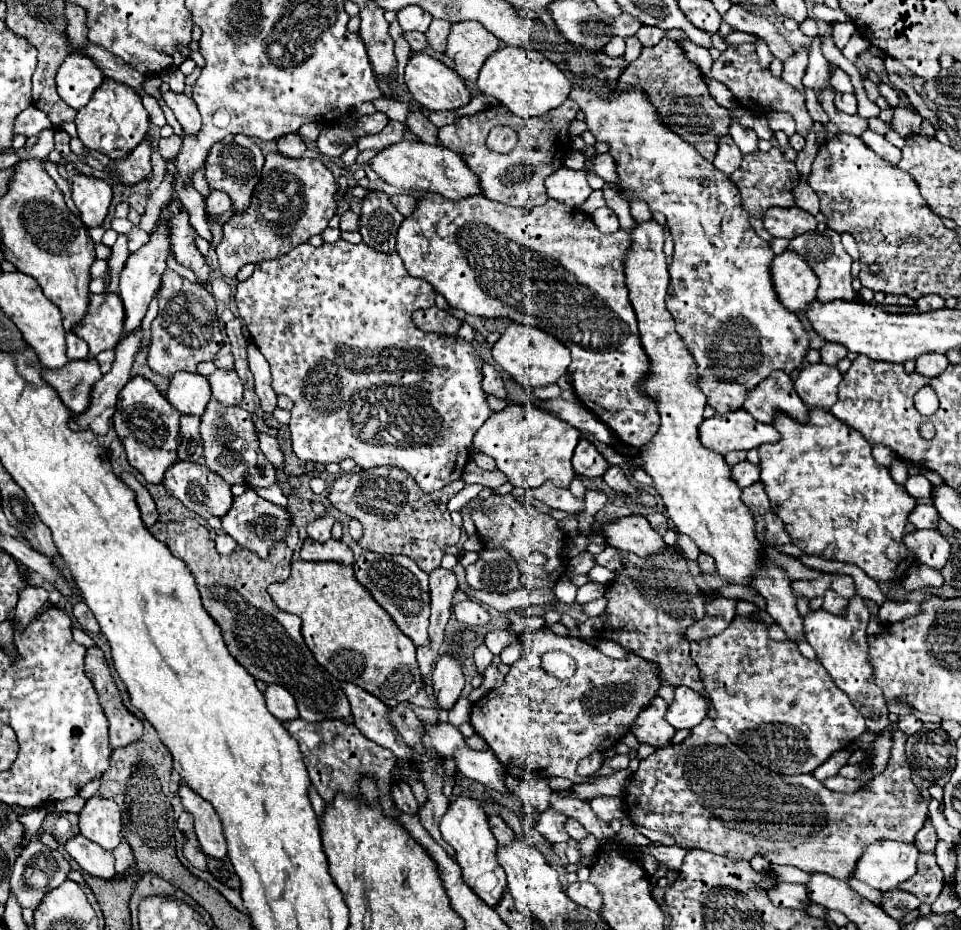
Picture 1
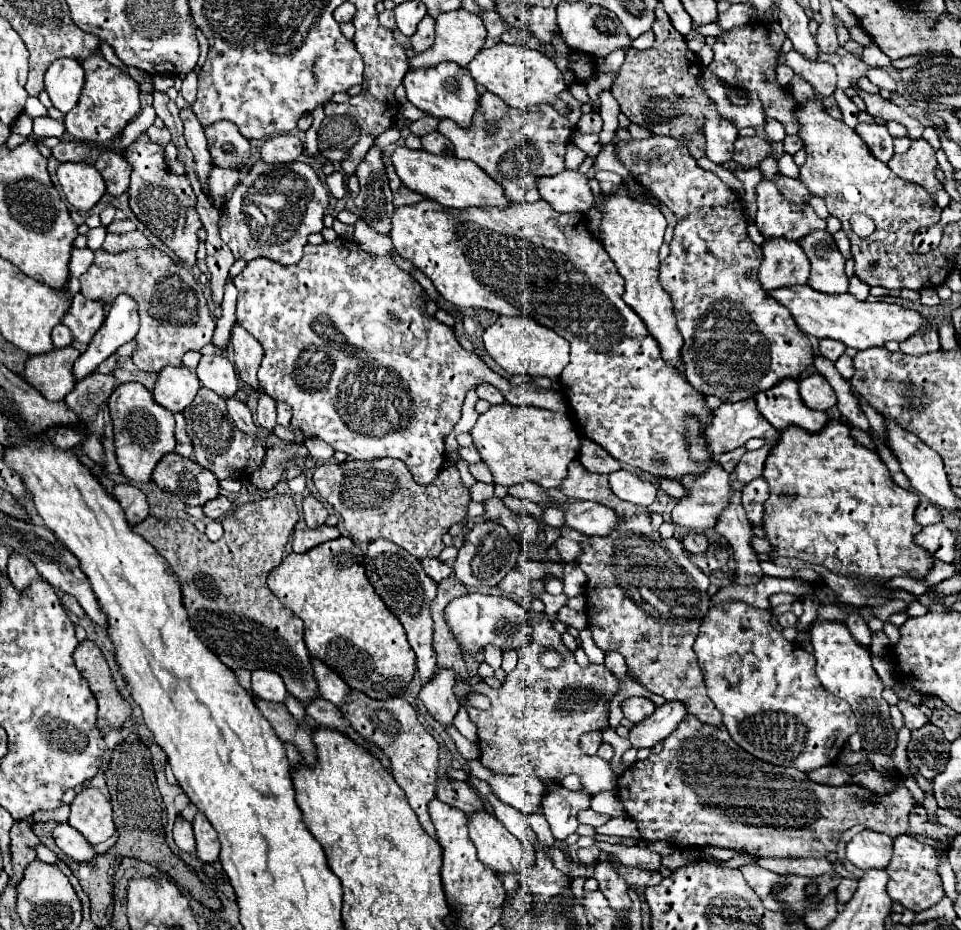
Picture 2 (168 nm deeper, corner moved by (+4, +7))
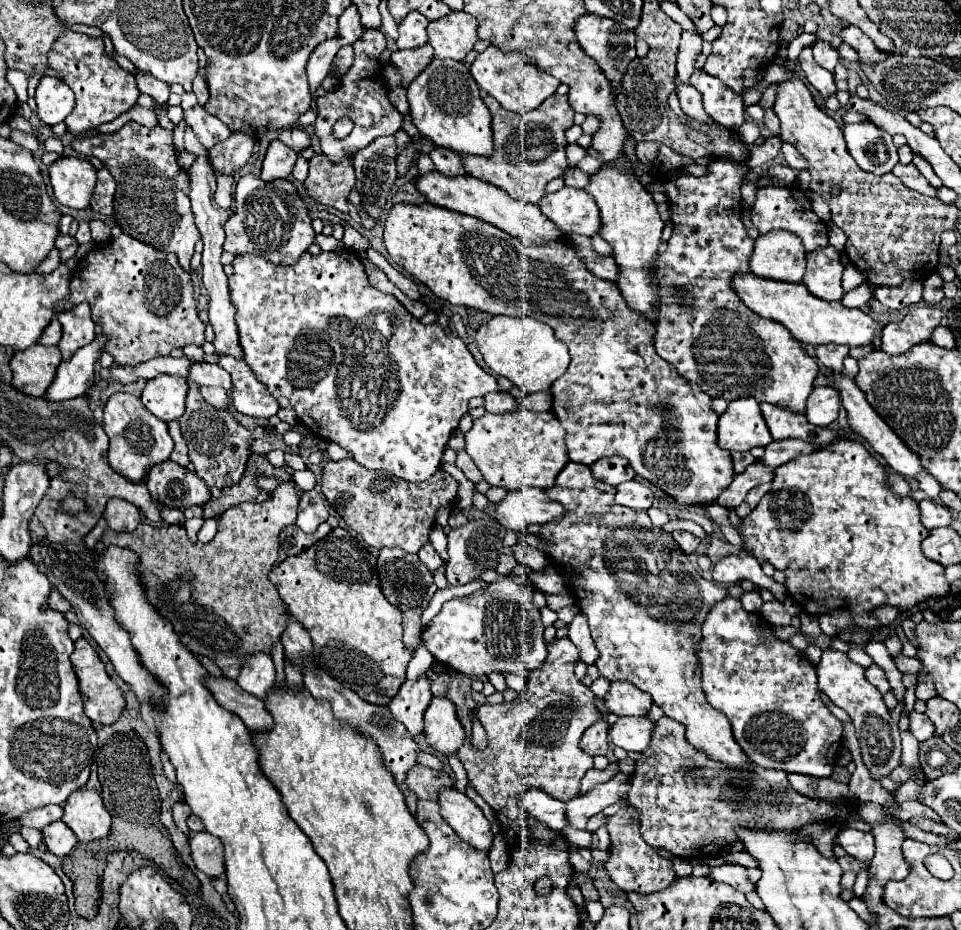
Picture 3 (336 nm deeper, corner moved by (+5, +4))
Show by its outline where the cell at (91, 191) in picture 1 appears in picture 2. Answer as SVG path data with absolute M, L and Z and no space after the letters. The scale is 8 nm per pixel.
M61 163L57 179L67 201L77 211L89 211L105 193L101 173L89 163Z

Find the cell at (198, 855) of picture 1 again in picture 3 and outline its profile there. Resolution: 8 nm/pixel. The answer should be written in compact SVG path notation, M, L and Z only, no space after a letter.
M176 802L174 808L172 808L172 812L174 812L174 822L176 822L176 826L188 836L190 830L188 830L188 826L186 826L186 818L190 816L190 808L188 808L184 802Z

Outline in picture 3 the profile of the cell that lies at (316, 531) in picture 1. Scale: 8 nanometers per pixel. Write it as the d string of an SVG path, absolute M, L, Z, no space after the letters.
M316 490L304 492L298 504L296 526L300 526L306 534L312 534L322 522L326 522L326 518L328 518L328 508L324 506L322 496Z

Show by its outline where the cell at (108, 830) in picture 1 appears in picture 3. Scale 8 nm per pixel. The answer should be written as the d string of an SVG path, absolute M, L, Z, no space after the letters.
M76 790L64 802L62 822L76 834L80 842L92 842L108 836L112 816L102 804L102 796L96 790Z

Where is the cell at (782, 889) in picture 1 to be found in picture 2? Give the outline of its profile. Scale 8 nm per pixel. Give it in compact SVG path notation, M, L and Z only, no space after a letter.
M757 863L741 865L739 871L743 873L745 881L749 883L749 887L751 887L759 897L773 895L773 885L777 883L777 875L775 875L775 873L761 869Z

